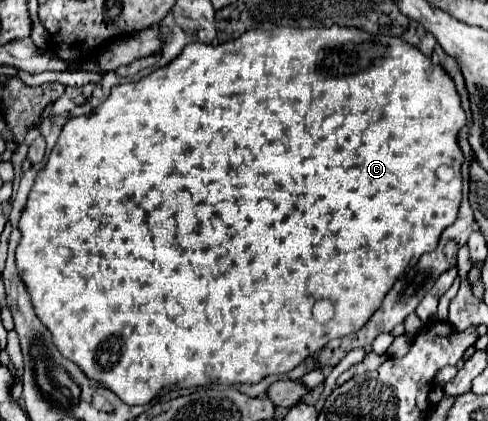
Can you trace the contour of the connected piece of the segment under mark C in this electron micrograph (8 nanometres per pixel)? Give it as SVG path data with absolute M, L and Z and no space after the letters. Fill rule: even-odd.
M278 25L278 29L272 29L272 31L254 29L250 33L244 33L242 37L236 37L236 39L230 39L230 41L218 43L218 45L190 43L170 65L152 71L150 75L142 77L136 83L126 83L126 85L114 87L110 97L98 109L90 115L72 117L64 123L58 143L54 145L44 169L36 175L34 185L32 185L30 195L28 195L28 203L26 203L22 217L18 221L18 229L22 233L22 239L16 247L16 269L18 269L22 283L28 289L34 313L38 315L42 325L52 333L52 341L54 341L56 349L60 351L60 355L74 361L88 379L98 381L106 389L114 391L126 405L148 405L154 397L160 397L160 395L174 391L174 389L204 387L210 383L220 383L220 385L258 383L266 375L272 375L272 373L288 373L290 369L300 365L304 359L308 359L310 355L320 351L328 341L332 341L336 337L344 337L348 333L356 333L368 321L368 317L374 313L374 309L378 309L378 305L382 305L382 297L392 289L394 281L402 273L405 273L406 269L416 265L424 253L430 253L436 249L440 233L448 225L452 225L456 215L458 215L458 205L462 199L460 165L462 165L464 157L462 157L462 151L456 143L456 135L466 123L466 113L460 107L460 97L458 97L454 83L448 77L448 73L440 65L432 65L430 57L426 57L418 49L398 41L396 37L388 37L388 35L372 37L372 35L362 33L358 29L342 29L338 25L326 27L326 29L294 29L294 27ZM318 299L330 299L336 305L336 315L328 323L318 323L312 317L312 305Z

